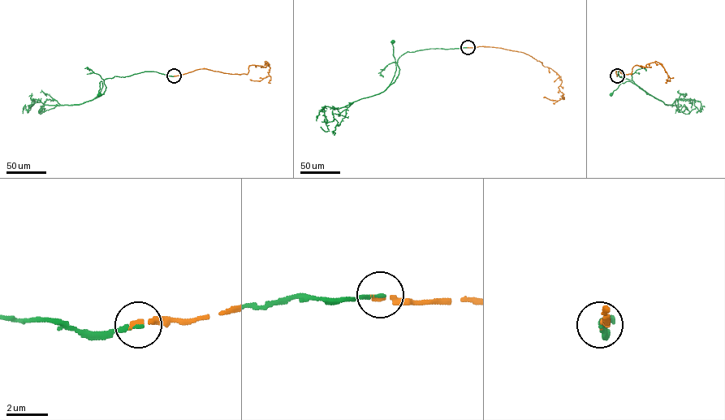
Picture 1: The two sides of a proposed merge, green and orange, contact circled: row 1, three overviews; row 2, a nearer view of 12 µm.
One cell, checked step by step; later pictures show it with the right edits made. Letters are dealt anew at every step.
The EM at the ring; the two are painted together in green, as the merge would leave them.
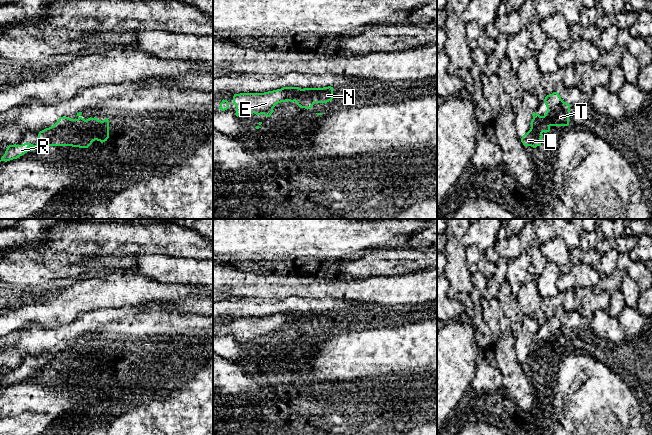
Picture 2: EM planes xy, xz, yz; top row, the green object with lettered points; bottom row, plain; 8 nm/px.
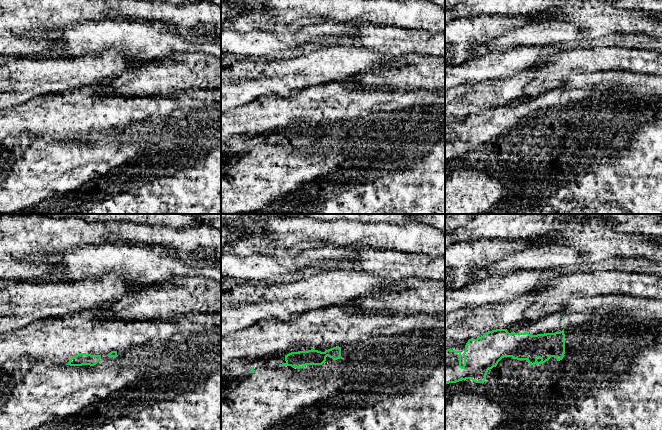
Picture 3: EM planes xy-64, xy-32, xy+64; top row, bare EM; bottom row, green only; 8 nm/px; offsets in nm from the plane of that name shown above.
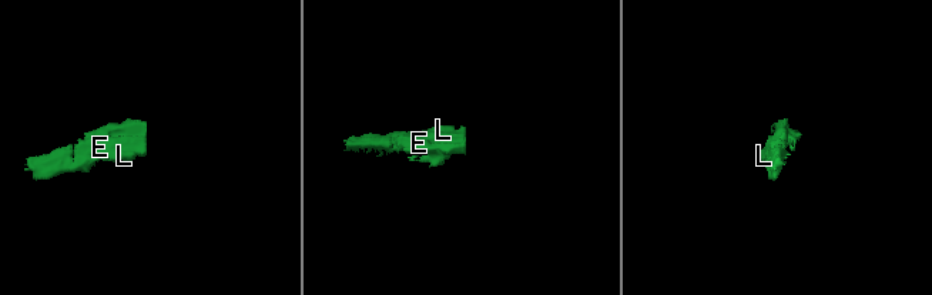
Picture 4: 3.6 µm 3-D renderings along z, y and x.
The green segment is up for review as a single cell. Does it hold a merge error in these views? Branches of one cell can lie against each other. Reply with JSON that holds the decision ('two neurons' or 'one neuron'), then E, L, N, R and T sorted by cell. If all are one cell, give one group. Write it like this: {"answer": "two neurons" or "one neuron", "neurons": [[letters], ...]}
{"answer": "one neuron", "neurons": [["E", "L", "N", "R", "T"]]}

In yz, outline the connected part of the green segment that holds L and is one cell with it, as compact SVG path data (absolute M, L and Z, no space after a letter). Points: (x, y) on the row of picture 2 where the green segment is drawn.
M553 92L544 99L547 111L544 116L532 113L530 130L521 138L524 146L536 148L541 146L543 132L550 131L551 126L568 126L570 117L570 104L564 102L559 93Z

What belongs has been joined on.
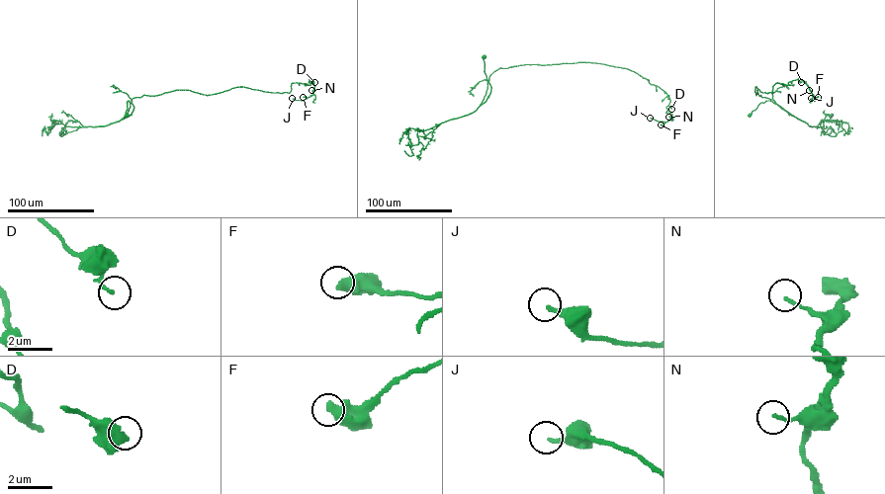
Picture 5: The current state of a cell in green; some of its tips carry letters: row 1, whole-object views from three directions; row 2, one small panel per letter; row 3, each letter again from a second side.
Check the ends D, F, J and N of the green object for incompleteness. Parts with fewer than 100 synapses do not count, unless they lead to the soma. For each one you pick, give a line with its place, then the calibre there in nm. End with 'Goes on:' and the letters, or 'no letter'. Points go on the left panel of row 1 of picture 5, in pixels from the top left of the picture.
Goes on: no letter

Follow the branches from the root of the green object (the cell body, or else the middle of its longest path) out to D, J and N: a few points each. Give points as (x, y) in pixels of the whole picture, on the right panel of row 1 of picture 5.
D: (750, 115), (768, 100), (799, 119), (754, 90), (771, 93), (775, 83), (801, 82)
J: (750, 115), (768, 100), (799, 119), (755, 86), (771, 93), (799, 78), (811, 98)
N: (750, 115), (768, 100), (799, 119), (755, 86), (771, 93), (799, 78), (809, 90)

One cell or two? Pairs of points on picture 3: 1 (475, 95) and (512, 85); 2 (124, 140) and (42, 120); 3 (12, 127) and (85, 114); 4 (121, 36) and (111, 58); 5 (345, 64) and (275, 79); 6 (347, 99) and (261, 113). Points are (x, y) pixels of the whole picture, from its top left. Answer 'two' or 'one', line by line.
1: one
2: two
3: one
4: two
5: one
6: one

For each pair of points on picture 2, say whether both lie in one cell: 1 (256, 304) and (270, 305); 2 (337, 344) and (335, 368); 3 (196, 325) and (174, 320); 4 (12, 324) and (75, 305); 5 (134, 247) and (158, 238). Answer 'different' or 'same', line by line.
1: same
2: same
3: same
4: same
5: same

